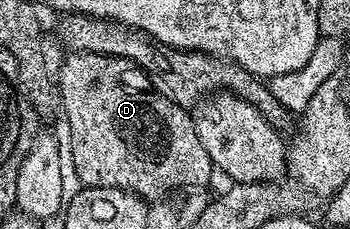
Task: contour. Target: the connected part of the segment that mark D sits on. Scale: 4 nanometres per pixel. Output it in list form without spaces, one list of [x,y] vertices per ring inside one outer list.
[[[83,50],[65,56],[62,67],[56,70],[56,94],[60,99],[60,110],[66,113],[66,126],[70,129],[68,162],[74,165],[74,174],[82,181],[83,187],[130,190],[143,200],[158,200],[175,190],[209,187],[216,167],[204,144],[200,144],[196,124],[187,107],[178,106],[157,90],[147,88],[142,71],[127,58]]]

